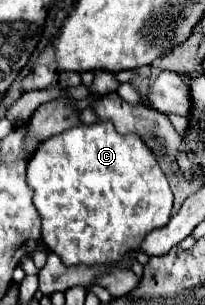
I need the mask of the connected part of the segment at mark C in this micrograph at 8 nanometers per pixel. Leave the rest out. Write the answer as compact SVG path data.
M109 120L75 126L45 140L27 164L27 184L35 192L33 204L41 216L43 242L65 266L117 262L129 248L139 246L151 230L167 226L171 218L173 192L155 154L137 134L123 136Z

